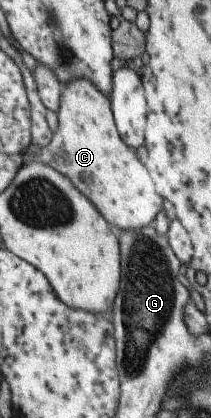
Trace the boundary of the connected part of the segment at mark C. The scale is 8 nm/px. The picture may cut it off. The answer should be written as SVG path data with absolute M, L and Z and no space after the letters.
M73 77L62 86L56 115L57 130L49 143L41 146L33 157L27 157L23 151L23 164L41 161L66 176L116 232L121 229L137 231L152 225L157 211L162 209L163 199L154 188L149 171L139 161L136 150L121 141L115 129L110 97L105 97L105 93L85 77Z

